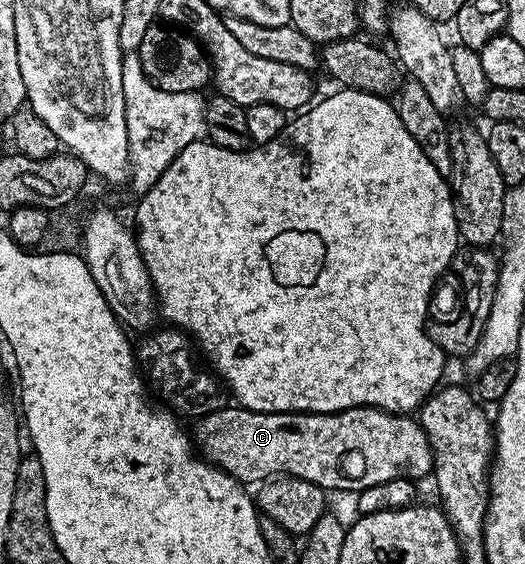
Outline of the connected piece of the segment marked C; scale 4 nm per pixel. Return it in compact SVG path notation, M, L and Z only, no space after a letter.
M226 405L218 413L210 413L199 420L195 427L194 439L199 454L212 466L245 485L259 485L265 479L293 475L323 487L328 493L358 493L370 485L382 485L382 481L394 481L401 477L420 481L423 475L431 476L434 471L432 446L419 422L411 414L396 415L393 411L383 411L381 407L351 407L334 413L305 413L253 411L250 407Z

